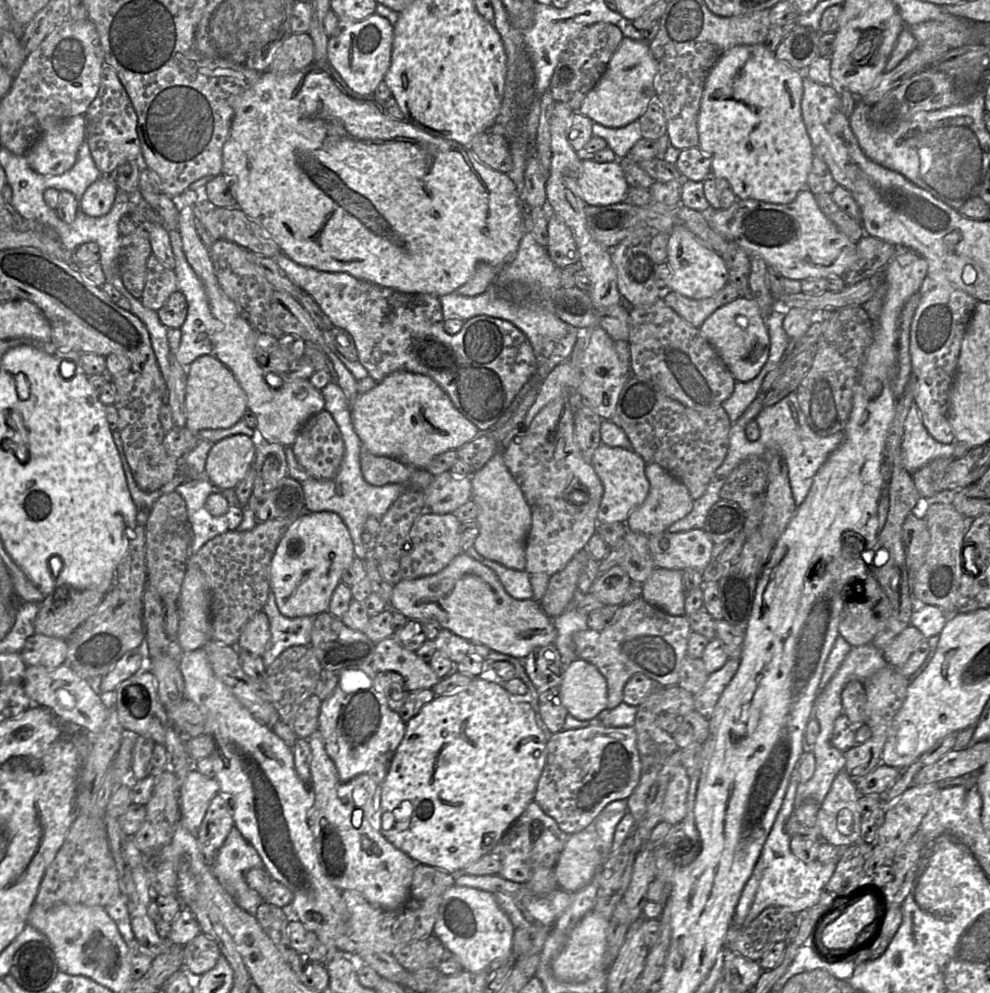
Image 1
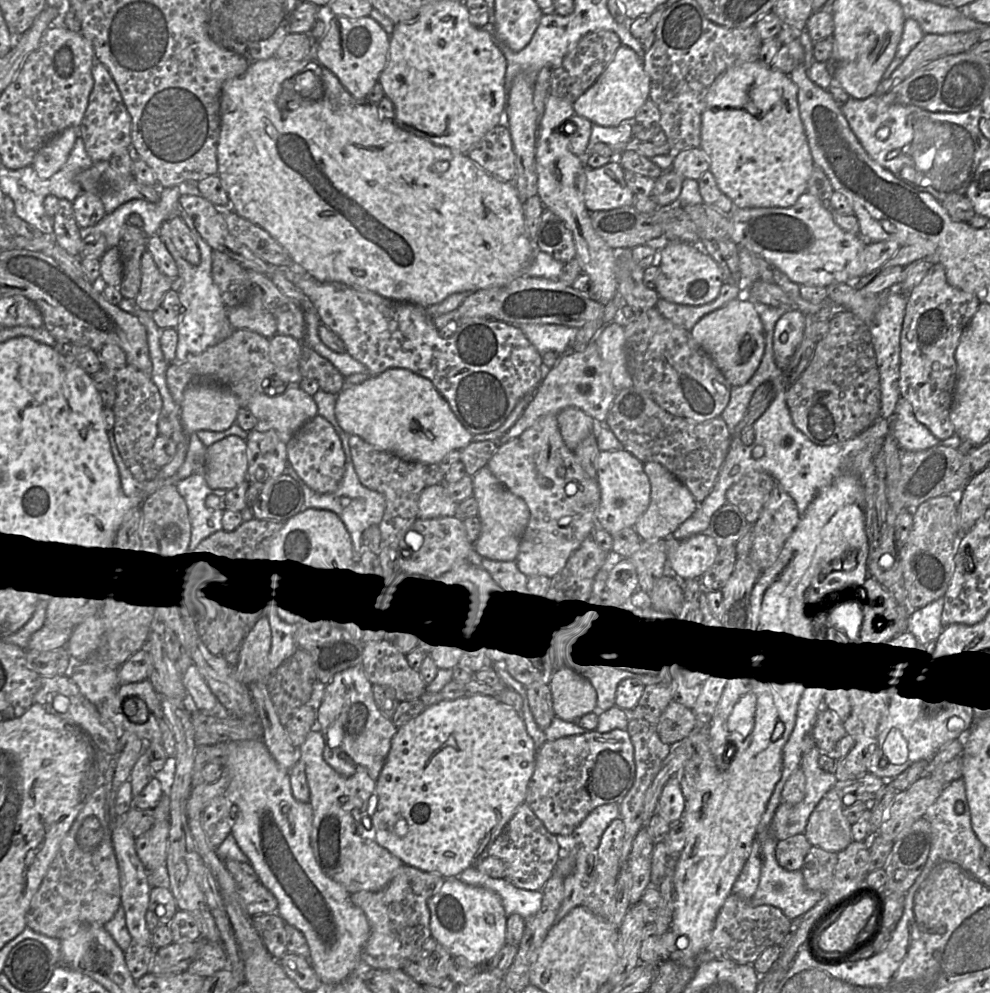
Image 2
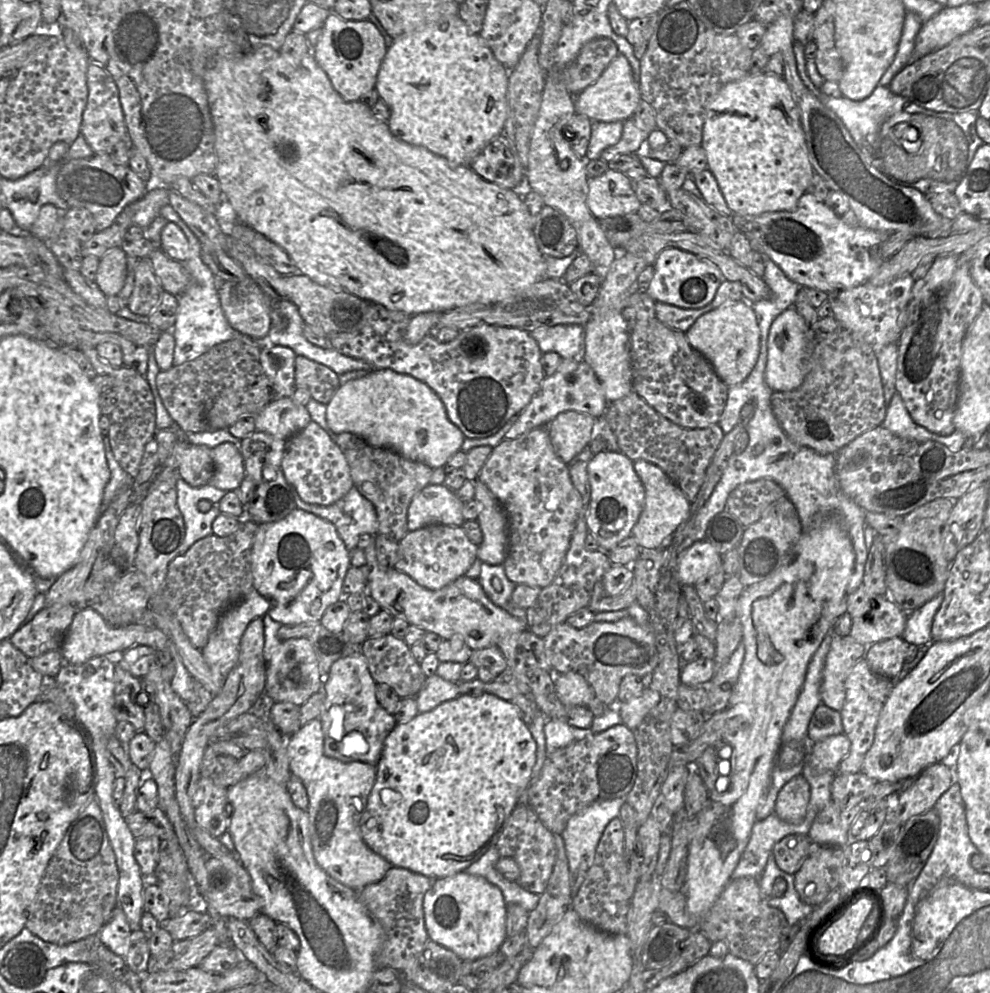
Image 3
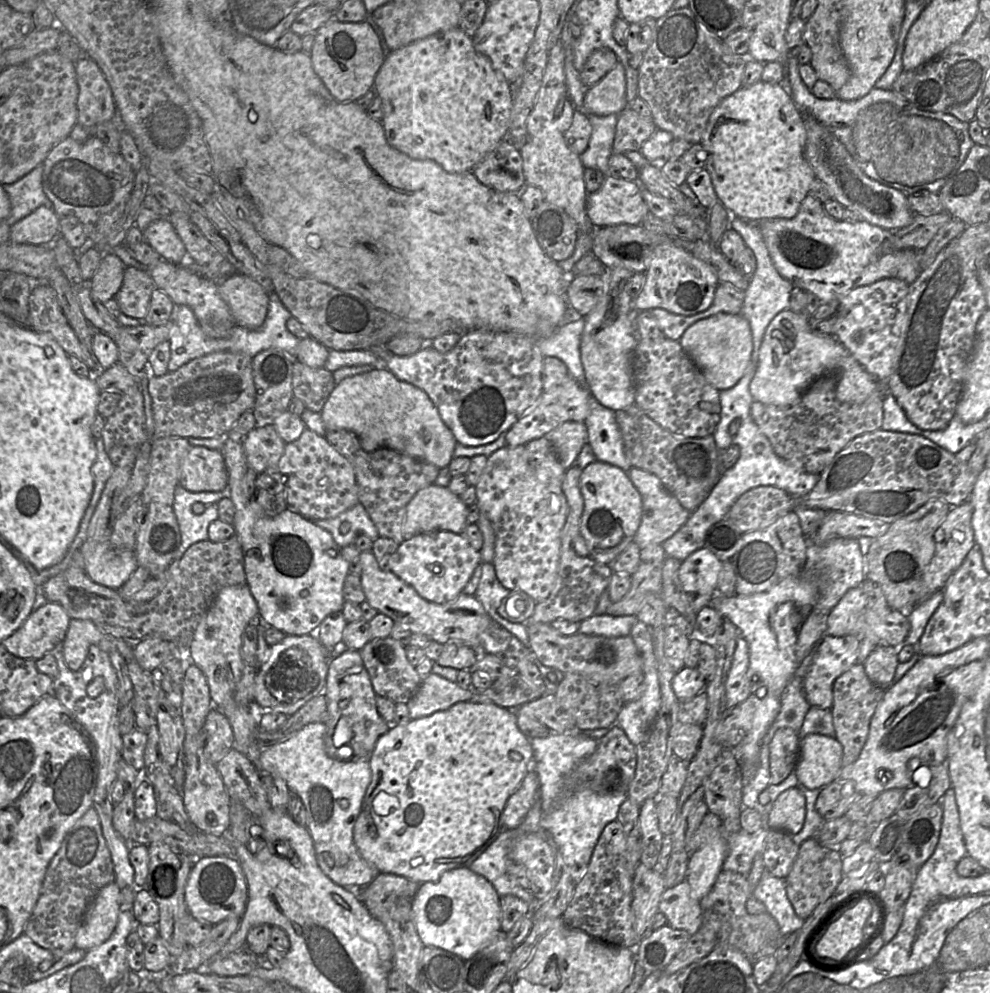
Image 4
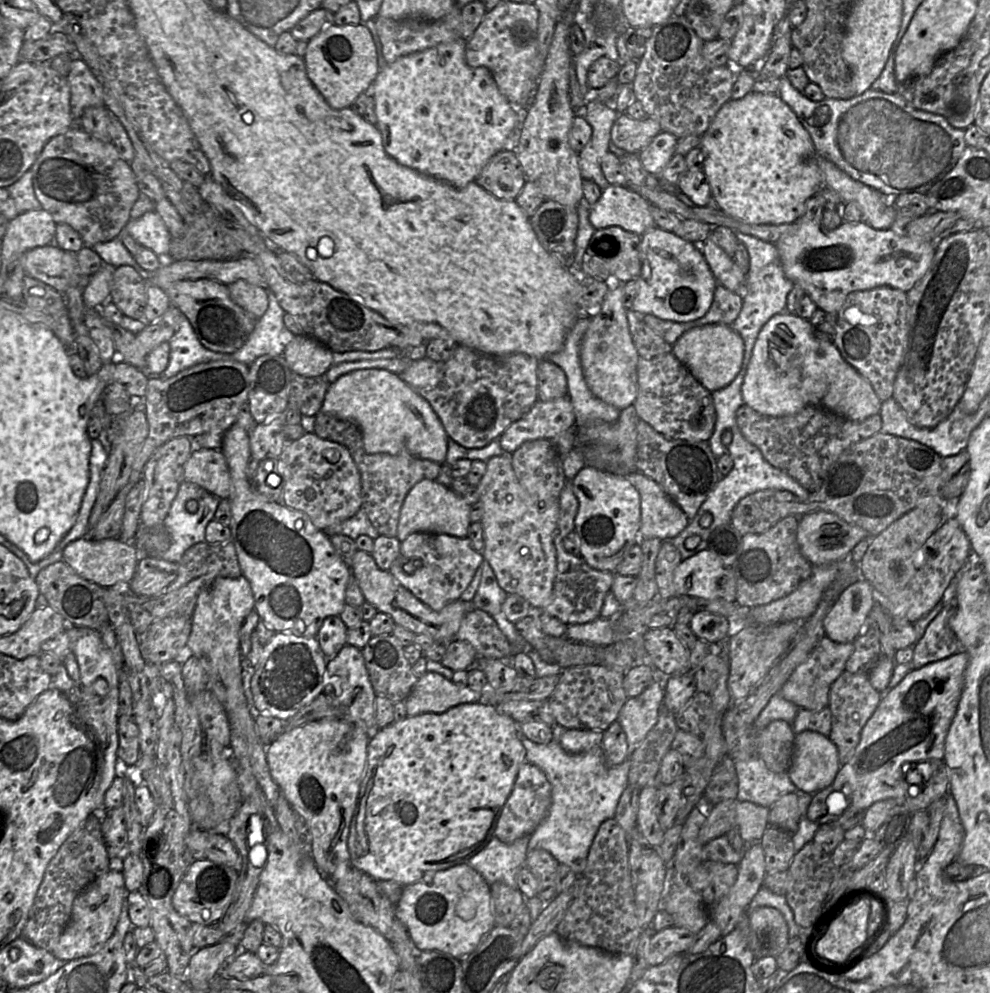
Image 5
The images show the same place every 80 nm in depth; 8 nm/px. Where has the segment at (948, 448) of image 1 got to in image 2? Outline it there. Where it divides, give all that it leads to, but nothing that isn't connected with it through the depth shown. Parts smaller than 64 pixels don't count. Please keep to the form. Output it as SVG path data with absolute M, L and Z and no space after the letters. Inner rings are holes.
M902 396L897 401L895 411L889 420L890 434L896 439L900 449L920 451L934 446L956 449L962 439L955 433L940 440L915 418L911 404Z

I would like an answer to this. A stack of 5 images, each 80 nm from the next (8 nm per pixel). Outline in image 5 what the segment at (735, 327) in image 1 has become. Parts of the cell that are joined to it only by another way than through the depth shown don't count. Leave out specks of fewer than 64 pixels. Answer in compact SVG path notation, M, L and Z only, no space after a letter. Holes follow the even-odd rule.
M706 324L686 331L673 345L672 353L710 392L729 385L741 370L744 341L732 328L723 324Z

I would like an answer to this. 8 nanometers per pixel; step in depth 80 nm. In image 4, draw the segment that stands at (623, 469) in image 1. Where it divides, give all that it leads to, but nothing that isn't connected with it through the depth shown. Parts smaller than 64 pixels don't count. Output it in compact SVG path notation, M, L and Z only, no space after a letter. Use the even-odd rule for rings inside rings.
M595 460L580 476L580 490L584 510L580 522L580 536L586 542L589 556L598 563L611 563L632 541L640 525L642 499L628 473L609 463Z

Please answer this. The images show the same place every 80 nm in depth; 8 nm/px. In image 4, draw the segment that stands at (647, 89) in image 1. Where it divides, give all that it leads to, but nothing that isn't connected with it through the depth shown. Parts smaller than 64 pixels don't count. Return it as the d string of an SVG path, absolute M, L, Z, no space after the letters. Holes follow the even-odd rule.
M617 62L597 84L587 89L581 111L607 116L619 114L627 107L625 69L621 62Z

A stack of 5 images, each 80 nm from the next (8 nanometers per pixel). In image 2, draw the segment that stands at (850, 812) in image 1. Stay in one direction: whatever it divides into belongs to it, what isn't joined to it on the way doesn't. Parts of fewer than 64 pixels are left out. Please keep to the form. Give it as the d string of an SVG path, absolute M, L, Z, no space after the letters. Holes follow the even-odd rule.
M834 786L811 814L805 835L812 846L839 853L852 841L852 824L844 815L844 805Z

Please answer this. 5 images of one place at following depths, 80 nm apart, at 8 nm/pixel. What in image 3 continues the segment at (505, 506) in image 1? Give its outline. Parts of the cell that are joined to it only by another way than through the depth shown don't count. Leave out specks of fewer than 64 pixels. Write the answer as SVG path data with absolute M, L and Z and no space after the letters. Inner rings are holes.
M477 478L474 481L474 500L479 505L477 523L483 540L477 549L477 558L489 565L503 564L508 549L509 520L503 506L488 487Z

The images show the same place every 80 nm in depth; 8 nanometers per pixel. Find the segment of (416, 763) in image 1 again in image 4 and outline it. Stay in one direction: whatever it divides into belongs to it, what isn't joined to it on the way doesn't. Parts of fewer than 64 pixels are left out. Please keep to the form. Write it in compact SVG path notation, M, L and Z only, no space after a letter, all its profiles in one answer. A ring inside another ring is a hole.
M458 703L428 716L409 719L402 725L390 725L377 741L369 759L370 782L354 826L354 842L359 853L378 873L396 874L419 884L435 882L446 871L467 867L500 832L500 817L506 801L519 787L528 771L532 770L532 758L530 740L517 726L516 712L490 704Z

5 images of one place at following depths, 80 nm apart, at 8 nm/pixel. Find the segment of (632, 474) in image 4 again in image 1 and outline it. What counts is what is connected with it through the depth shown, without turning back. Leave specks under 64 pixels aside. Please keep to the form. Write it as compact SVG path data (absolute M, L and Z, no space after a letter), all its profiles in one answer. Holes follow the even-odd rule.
M646 464L645 474L650 483L649 493L645 501L630 514L626 525L634 532L652 536L667 531L673 523L687 516L693 508L694 500L688 488L660 465Z

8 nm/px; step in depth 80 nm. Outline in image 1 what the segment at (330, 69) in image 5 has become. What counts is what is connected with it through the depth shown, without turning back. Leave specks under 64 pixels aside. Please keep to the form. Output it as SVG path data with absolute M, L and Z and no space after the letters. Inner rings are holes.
M375 12L361 21L339 19L335 32L328 39L327 61L352 91L372 95L389 70L393 43L394 27Z

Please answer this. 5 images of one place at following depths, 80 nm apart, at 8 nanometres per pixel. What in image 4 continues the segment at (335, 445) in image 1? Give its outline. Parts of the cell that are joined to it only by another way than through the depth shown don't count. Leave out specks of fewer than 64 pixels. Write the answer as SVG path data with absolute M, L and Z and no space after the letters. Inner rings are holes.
M306 428L297 440L286 444L277 467L285 477L288 508L313 522L335 518L359 502L351 462L312 430Z

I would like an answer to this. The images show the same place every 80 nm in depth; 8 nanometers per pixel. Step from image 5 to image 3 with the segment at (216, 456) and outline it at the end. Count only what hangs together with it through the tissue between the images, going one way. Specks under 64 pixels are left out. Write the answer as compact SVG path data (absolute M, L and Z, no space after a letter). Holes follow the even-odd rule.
M177 439L173 456L179 477L190 486L201 487L210 483L214 474L211 448Z

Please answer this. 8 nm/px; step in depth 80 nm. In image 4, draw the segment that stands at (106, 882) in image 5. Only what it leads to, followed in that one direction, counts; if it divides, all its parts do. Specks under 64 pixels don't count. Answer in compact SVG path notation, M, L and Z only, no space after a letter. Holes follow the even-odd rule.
M116 882L97 893L85 913L75 937L75 948L89 951L105 942L113 933L120 911L120 890Z

